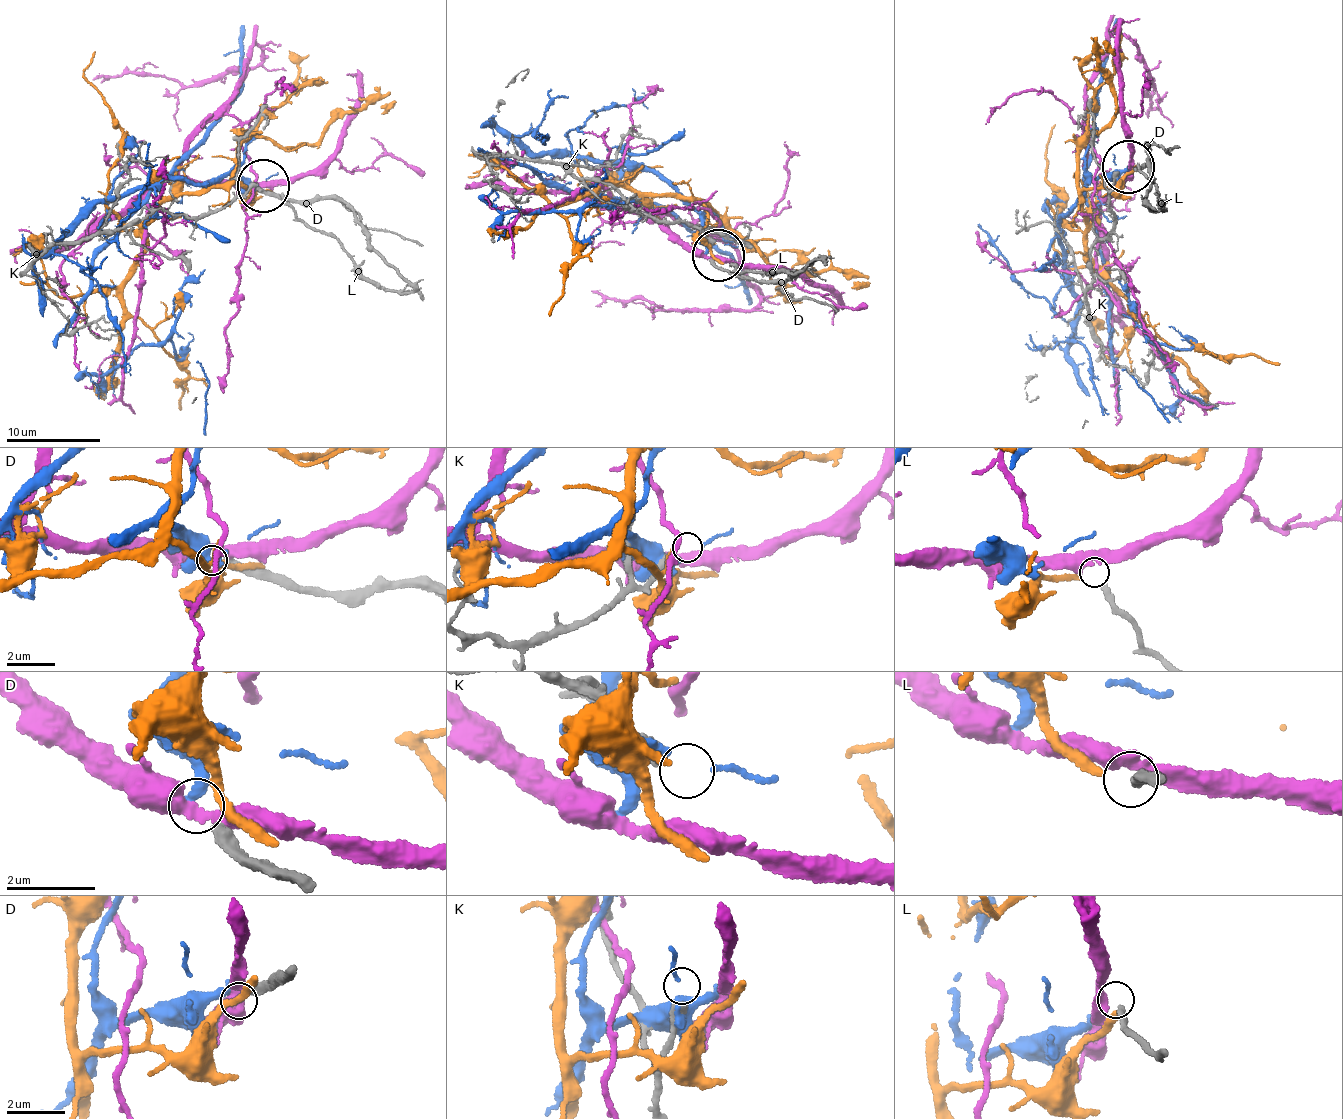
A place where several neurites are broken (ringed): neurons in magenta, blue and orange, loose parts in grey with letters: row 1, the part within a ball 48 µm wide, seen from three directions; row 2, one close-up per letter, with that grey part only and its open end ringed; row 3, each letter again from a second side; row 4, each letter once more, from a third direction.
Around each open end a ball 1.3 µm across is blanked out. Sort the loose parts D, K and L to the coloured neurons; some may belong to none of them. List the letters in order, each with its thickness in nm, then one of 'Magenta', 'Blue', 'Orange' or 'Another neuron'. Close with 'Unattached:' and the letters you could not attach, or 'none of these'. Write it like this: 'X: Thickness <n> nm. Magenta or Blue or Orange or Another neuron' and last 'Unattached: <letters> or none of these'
D: Thickness 320 nm. Blue
K: Thickness 380 nm. Another neuron
L: Thickness 220 nm. Magenta
Unattached: K

